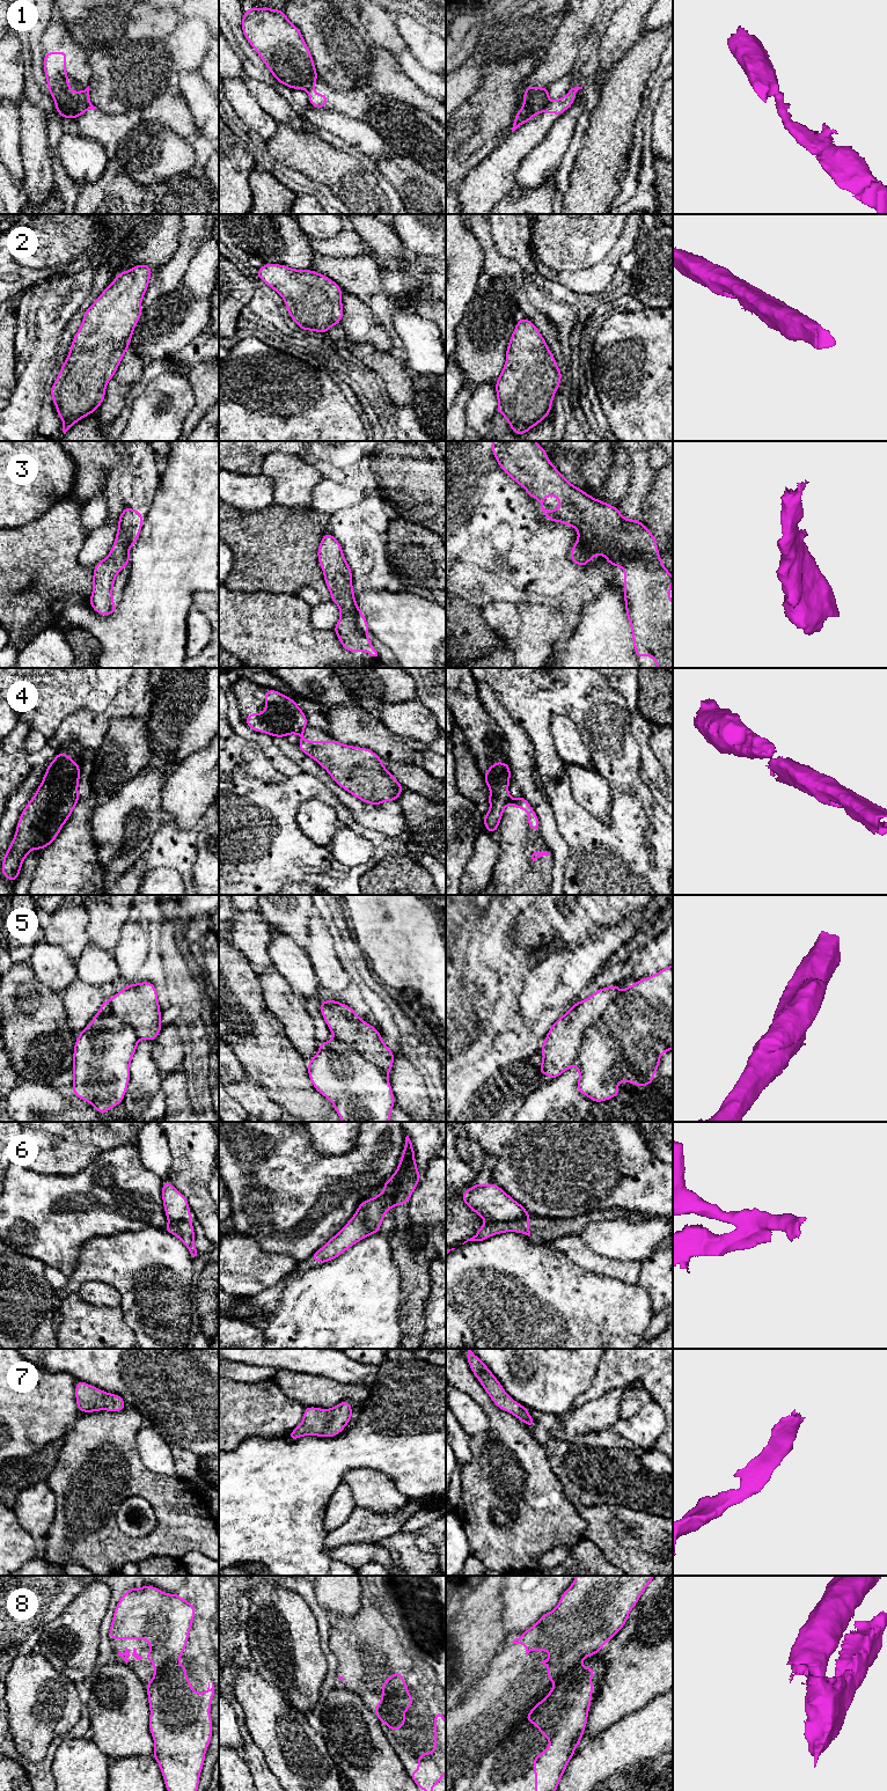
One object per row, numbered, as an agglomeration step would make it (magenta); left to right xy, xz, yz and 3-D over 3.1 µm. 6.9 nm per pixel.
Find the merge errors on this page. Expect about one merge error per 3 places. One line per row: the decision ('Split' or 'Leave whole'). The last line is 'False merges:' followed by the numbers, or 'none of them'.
1: Split
2: Leave whole
3: Leave whole
4: Split
5: Split
6: Split
7: Leave whole
8: Split
False merges: 1, 4, 5, 6, 8

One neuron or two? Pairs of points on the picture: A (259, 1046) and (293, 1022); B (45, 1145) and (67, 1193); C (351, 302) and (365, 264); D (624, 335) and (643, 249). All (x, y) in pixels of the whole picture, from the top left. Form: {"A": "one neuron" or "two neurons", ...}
{"A": "two neurons", "B": "two neurons", "C": "two neurons", "D": "two neurons"}

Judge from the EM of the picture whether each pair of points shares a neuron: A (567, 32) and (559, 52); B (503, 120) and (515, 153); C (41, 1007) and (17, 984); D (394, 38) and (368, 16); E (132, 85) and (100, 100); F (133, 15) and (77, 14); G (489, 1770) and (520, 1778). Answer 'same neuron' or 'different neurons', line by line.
A: same neuron
B: different neurons
C: same neuron
D: same neuron
E: same neuron
F: same neuron
G: same neuron

